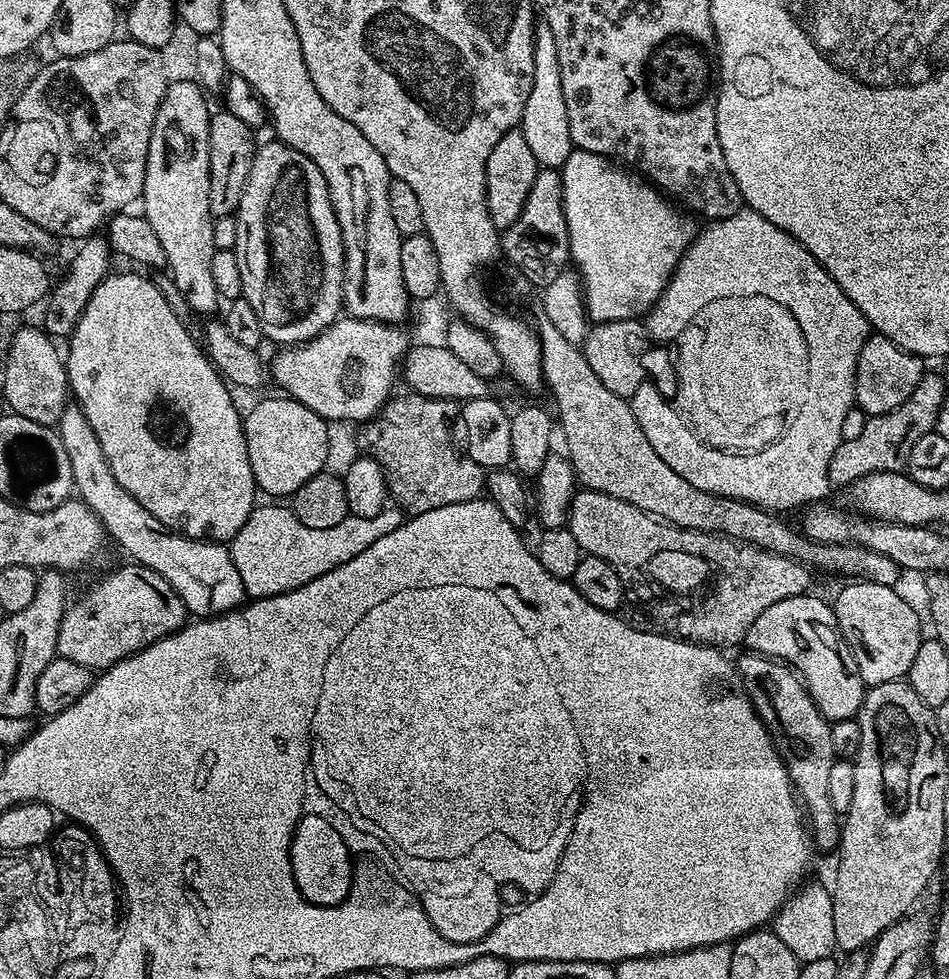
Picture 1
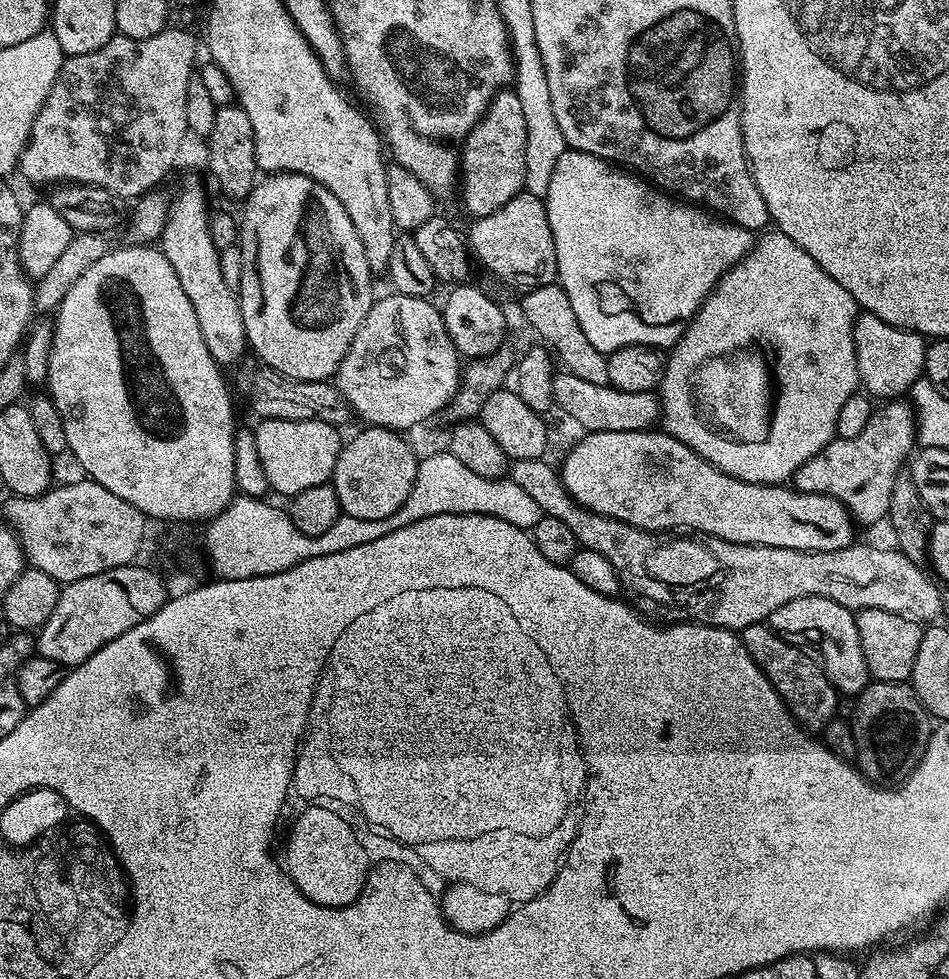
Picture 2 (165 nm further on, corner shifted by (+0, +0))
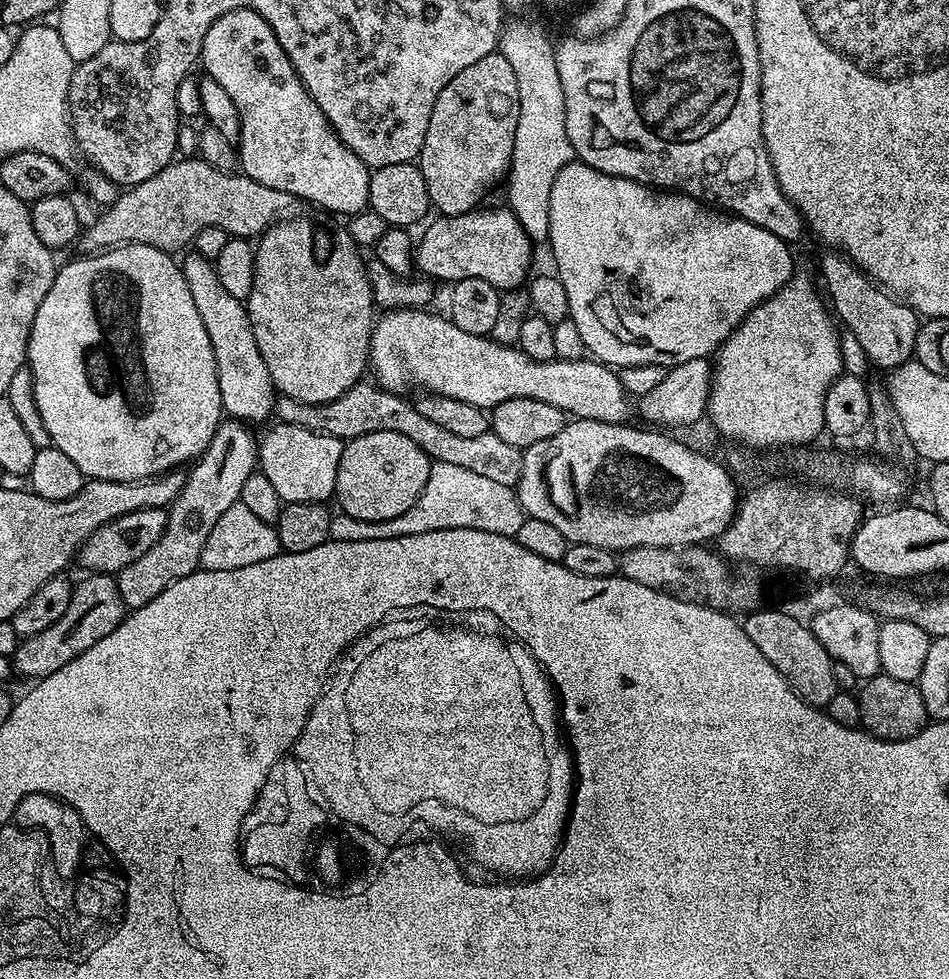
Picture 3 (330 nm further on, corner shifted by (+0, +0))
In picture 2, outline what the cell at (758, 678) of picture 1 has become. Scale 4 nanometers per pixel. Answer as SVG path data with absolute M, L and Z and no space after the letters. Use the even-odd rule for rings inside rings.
M767 623L746 626L739 629L738 635L752 661L764 671L766 678L774 686L774 690L784 699L784 705L787 706L789 714L794 717L801 728L805 730L822 730L831 720L837 719L836 701L838 693L836 687L824 673L824 665L820 663L815 655L807 656L798 645L791 644L788 641L791 639L775 632Z

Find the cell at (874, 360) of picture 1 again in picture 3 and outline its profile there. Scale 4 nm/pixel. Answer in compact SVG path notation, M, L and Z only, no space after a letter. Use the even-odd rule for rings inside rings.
M836 250L825 253L820 260L820 272L824 275L823 291L839 323L852 332L854 338L858 338L858 346L862 346L867 361L871 365L877 364L883 370L891 370L913 359L918 330L922 323L918 313L909 304L901 302L881 288L847 256Z

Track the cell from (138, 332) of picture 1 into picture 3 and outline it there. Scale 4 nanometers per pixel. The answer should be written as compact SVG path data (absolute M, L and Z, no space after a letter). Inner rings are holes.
M125 244L109 248L107 252L84 254L79 258L81 260L72 260L57 271L50 290L46 290L46 298L42 298L42 306L38 306L38 314L34 314L34 326L28 339L26 366L32 371L38 414L42 414L42 422L46 422L52 444L66 454L74 466L78 466L84 477L93 480L141 480L161 476L163 472L179 469L195 461L206 450L210 438L214 438L214 430L222 419L222 409L210 334L206 334L206 326L202 326L202 317L194 306L190 286L186 286L183 267L177 261L175 264L172 261L175 259L169 253L141 244Z

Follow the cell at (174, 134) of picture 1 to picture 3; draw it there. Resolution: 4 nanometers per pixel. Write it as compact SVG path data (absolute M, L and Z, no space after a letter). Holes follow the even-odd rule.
M189 254L182 260L182 267L186 286L190 286L190 295L194 298L194 306L202 317L202 326L206 326L206 334L210 334L221 409L233 420L243 420L249 426L257 426L267 416L273 415L277 393L273 389L270 370L266 370L266 362L262 362L258 342L254 342L254 330L250 326L245 301L234 298L234 294L222 287L213 261Z

